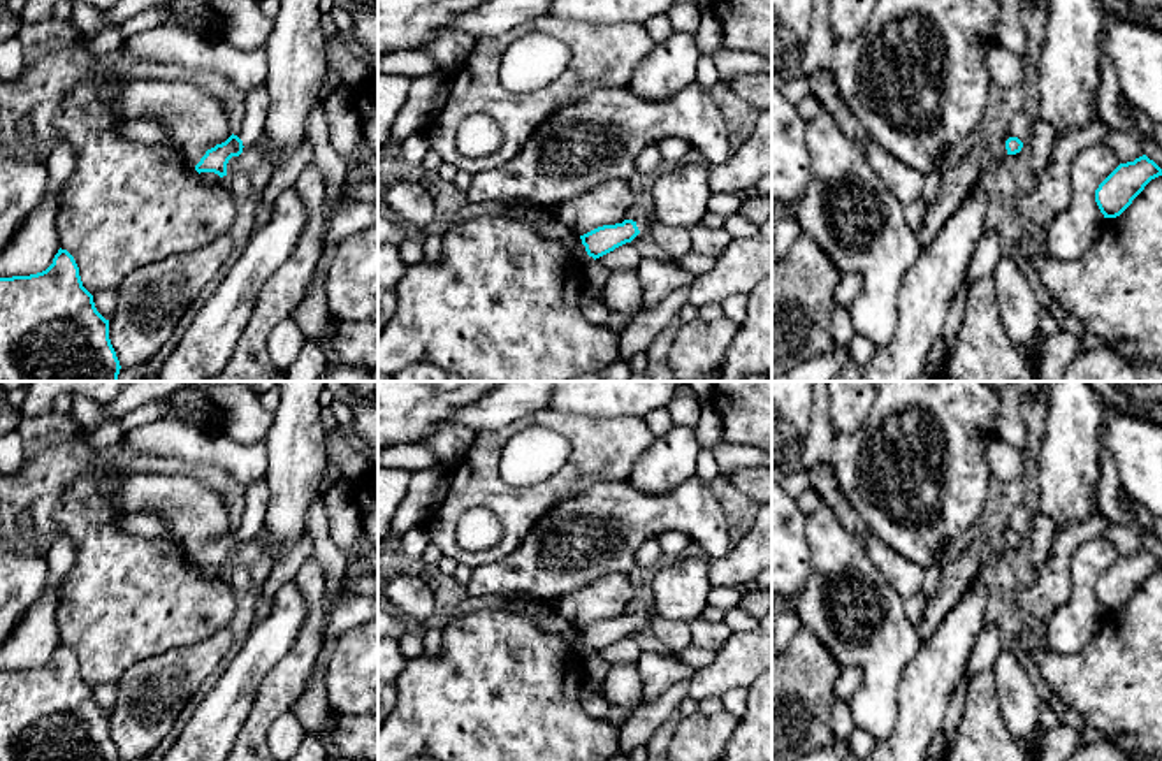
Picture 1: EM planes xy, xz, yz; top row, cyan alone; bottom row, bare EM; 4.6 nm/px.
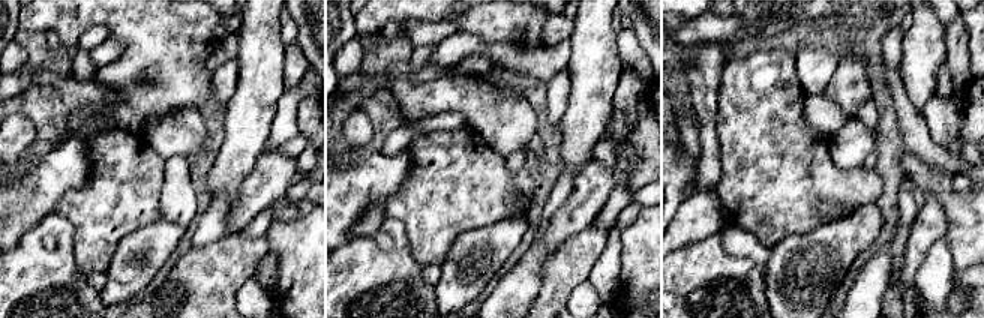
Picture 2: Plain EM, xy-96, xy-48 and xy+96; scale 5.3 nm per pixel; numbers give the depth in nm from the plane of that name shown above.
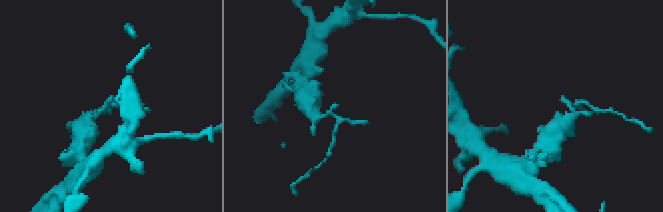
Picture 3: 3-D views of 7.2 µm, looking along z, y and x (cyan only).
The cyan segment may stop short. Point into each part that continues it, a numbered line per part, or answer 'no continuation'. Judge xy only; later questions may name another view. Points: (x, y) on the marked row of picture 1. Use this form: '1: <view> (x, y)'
1: xy (257, 101)

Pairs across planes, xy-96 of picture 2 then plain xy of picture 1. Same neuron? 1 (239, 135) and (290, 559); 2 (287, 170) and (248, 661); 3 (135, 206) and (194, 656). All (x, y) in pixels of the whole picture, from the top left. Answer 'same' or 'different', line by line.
1: different
2: same
3: different

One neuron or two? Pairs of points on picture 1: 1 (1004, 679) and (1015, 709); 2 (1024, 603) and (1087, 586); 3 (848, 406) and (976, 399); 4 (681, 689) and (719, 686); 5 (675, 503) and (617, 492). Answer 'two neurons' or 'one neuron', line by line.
1: one neuron
2: two neurons
3: two neurons
4: two neurons
5: one neuron

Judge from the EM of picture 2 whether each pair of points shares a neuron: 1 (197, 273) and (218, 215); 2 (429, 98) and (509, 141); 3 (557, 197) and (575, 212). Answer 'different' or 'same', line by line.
1: different
2: same
3: different

